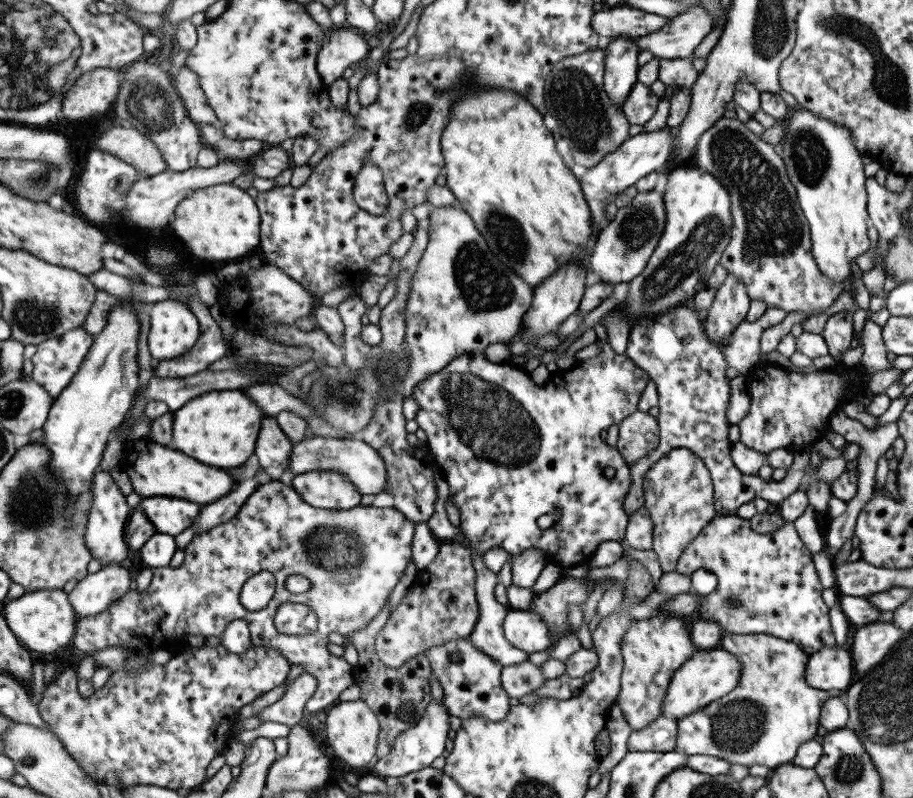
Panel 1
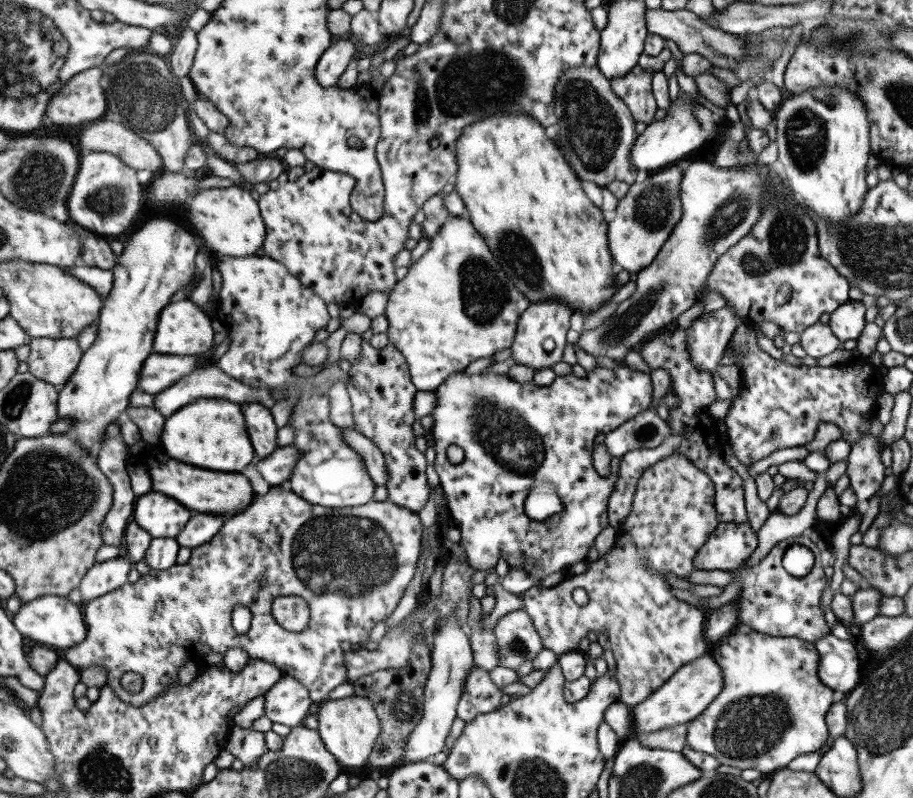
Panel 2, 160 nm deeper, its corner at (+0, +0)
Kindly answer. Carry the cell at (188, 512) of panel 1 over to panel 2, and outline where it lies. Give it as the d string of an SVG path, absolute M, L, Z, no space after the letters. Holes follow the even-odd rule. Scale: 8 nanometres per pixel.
M153 490L138 498L133 519L154 538L176 538L194 515L171 496Z

